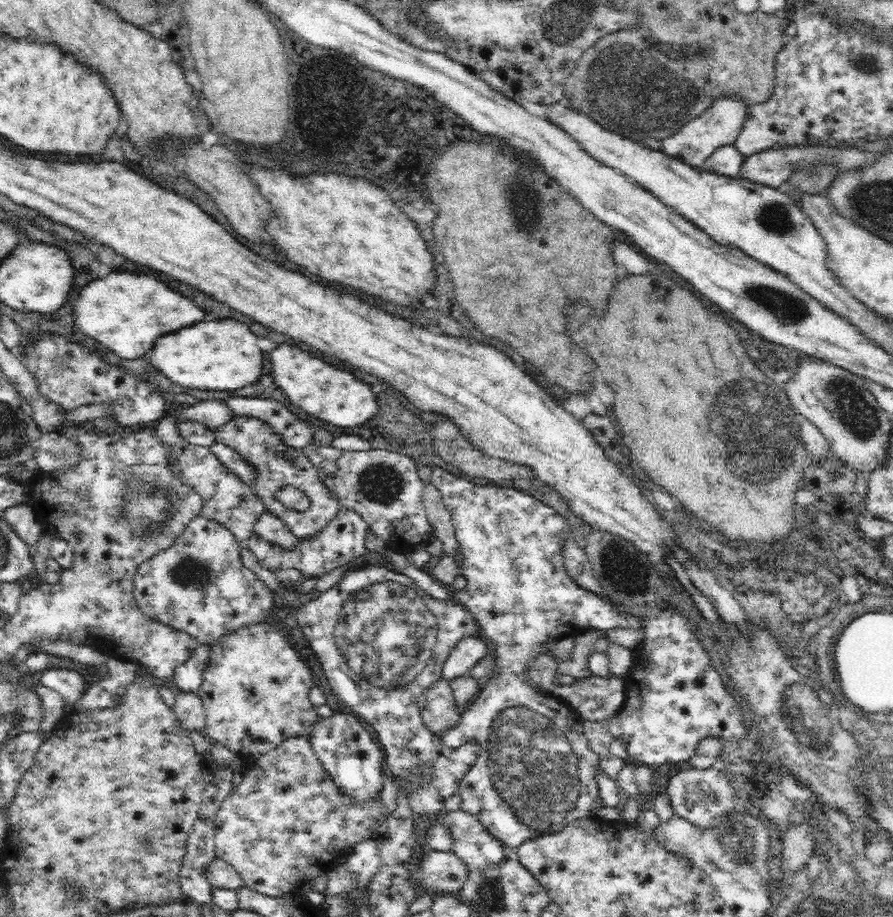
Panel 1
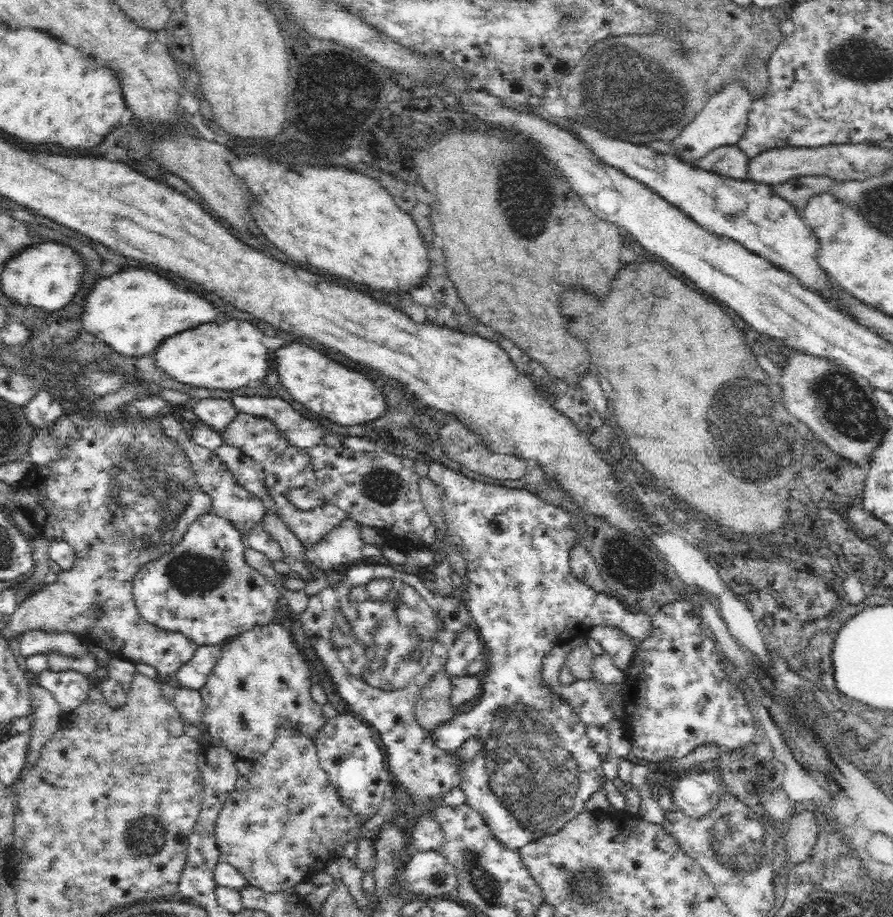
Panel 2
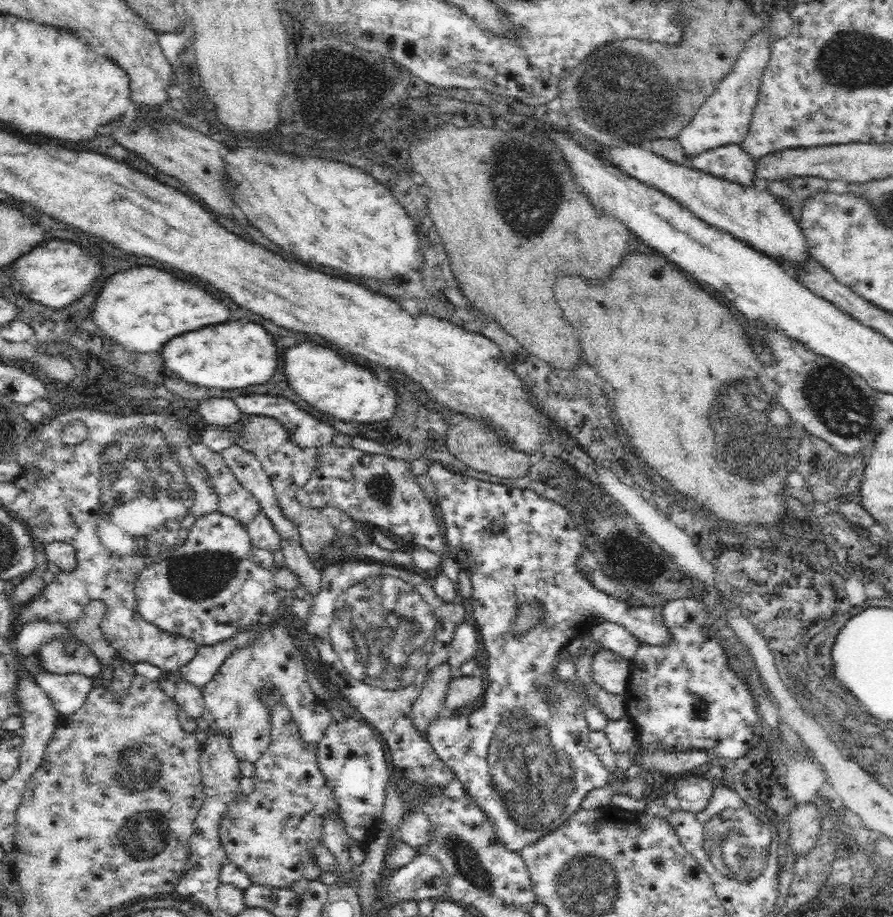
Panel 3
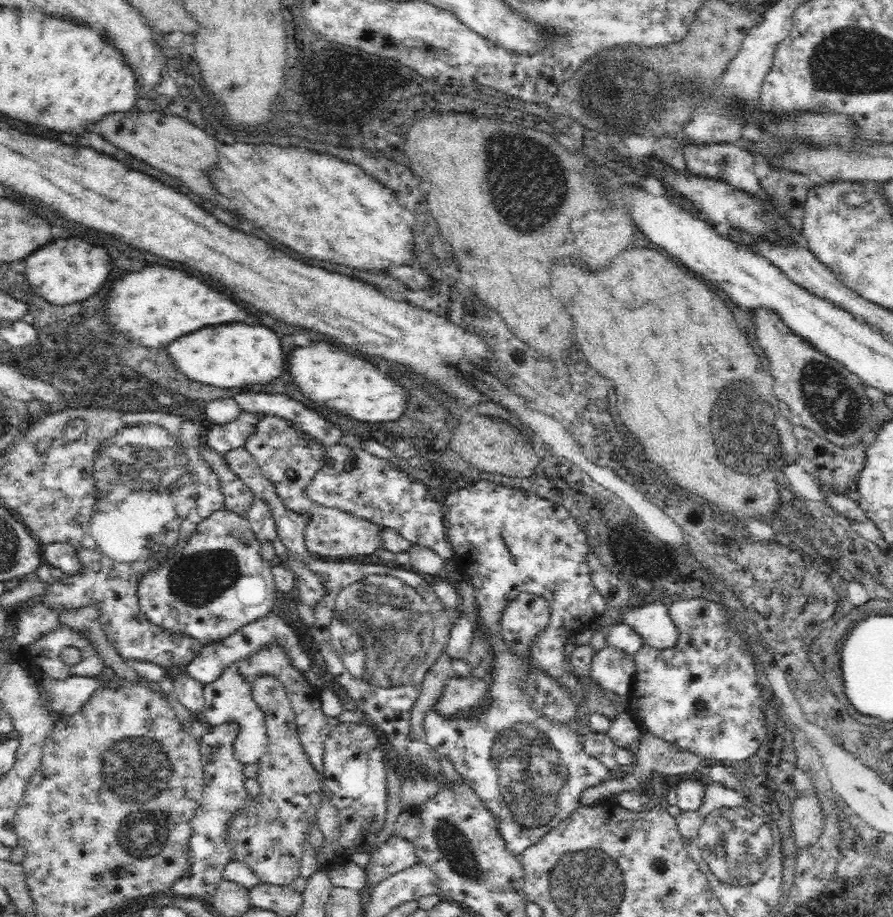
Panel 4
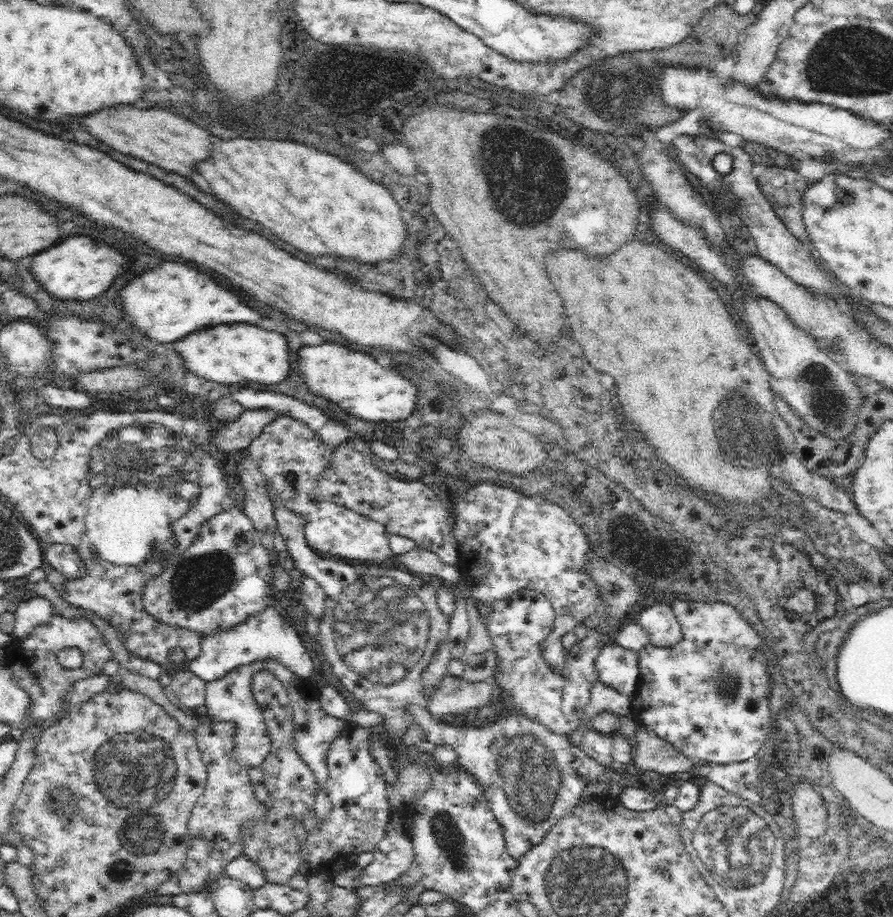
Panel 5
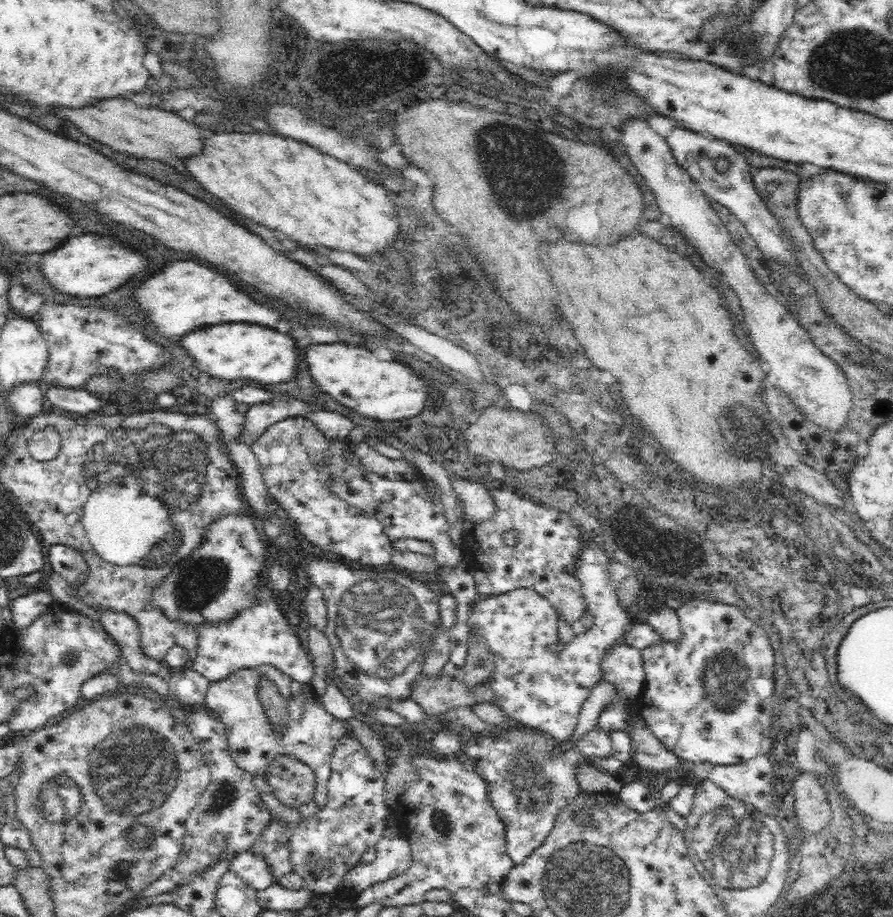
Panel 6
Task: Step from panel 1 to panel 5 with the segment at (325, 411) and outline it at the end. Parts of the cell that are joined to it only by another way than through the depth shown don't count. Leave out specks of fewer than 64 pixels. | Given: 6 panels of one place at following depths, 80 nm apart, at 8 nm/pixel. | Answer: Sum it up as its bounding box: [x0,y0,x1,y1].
[298,342,416,423]

